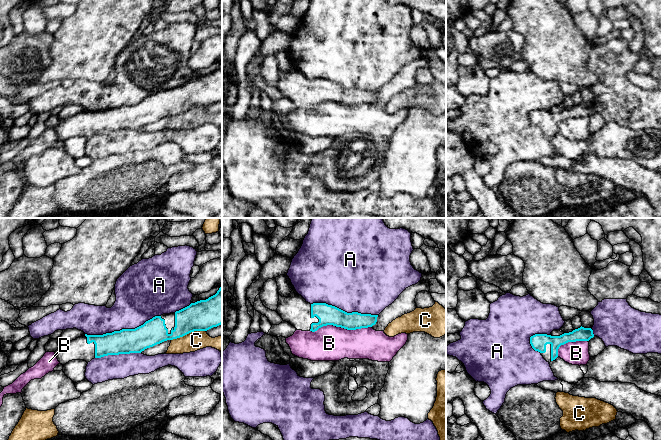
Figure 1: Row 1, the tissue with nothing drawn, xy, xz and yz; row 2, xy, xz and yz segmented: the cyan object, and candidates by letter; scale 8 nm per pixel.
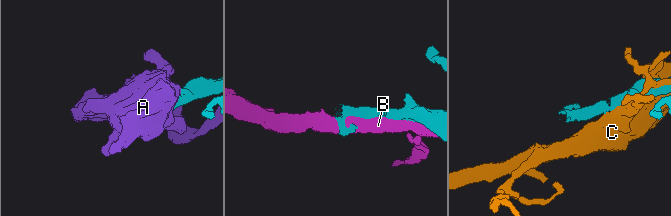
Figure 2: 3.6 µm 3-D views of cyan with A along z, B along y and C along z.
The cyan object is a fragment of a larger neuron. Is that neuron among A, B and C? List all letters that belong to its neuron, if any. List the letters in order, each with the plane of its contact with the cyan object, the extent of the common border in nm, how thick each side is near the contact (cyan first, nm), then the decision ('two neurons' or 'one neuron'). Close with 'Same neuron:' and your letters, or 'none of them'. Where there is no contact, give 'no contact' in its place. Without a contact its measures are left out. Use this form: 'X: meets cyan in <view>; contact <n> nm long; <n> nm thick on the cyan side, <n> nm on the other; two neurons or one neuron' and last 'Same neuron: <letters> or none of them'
A: meets cyan in xy; contact 650 nm long; 200 nm thick on the cyan side, 340 nm on the other; two neurons
B: meets cyan in xz; contact 500 nm long; 160 nm thick on the cyan side, 280 nm on the other; two neurons
C: meets cyan in xy; contact 300 nm long; 240 nm thick on the cyan side, 150 nm on the other; two neurons
Same neuron: none of them

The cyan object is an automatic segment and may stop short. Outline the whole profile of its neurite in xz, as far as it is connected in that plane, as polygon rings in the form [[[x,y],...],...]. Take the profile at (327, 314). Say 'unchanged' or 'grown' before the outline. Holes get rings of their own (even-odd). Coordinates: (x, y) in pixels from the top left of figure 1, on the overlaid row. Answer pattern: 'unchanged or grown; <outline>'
grown; [[[295,289],[288,297],[279,295],[276,311],[283,321],[293,325],[297,330],[315,332],[327,325],[356,330],[372,327],[378,315],[347,313],[326,303],[308,303]]]

